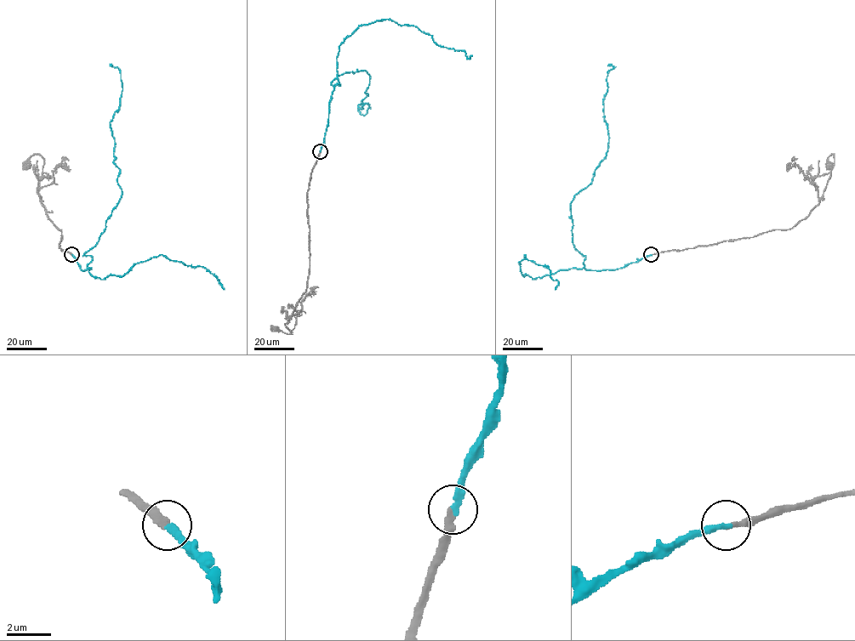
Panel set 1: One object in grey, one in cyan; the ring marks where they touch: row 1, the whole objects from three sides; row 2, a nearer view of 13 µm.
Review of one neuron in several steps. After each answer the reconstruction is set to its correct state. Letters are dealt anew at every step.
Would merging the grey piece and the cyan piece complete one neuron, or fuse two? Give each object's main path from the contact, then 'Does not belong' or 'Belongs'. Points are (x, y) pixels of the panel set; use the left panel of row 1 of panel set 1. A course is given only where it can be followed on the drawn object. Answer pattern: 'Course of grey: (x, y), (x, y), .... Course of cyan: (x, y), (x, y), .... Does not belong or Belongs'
Course of grey: (71, 254), (59, 247), (61, 230), (49, 219), (37, 191), (43, 159), (33, 154), (26, 165). Course of cyan: (71, 254), (86, 270), (92, 258), (83, 255), (122, 195), (110, 121), (122, 85), (121, 72), (111, 65). Belongs

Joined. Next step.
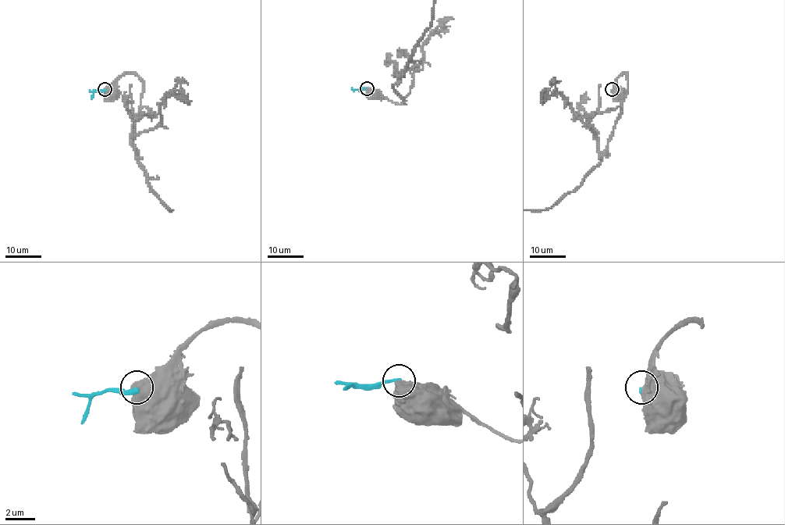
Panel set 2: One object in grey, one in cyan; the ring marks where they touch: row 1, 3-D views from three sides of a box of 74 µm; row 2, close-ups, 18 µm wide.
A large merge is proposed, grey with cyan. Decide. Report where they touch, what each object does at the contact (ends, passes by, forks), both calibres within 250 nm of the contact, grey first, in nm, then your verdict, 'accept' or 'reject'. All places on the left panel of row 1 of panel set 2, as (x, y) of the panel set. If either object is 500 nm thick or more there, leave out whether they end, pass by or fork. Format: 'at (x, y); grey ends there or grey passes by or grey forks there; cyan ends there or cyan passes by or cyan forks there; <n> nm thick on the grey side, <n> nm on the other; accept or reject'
at (104, 89); 750 nm thick on the grey side, 240 nm on the other; reject

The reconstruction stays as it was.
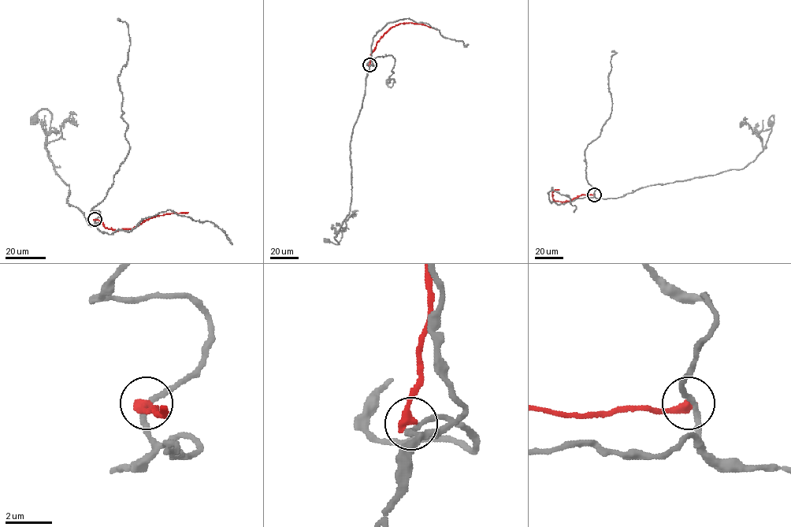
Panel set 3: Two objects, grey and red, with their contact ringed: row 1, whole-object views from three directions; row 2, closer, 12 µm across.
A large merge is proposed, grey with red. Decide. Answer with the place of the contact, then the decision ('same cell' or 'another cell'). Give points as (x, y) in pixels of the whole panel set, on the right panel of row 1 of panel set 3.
at (594, 194); another cell

